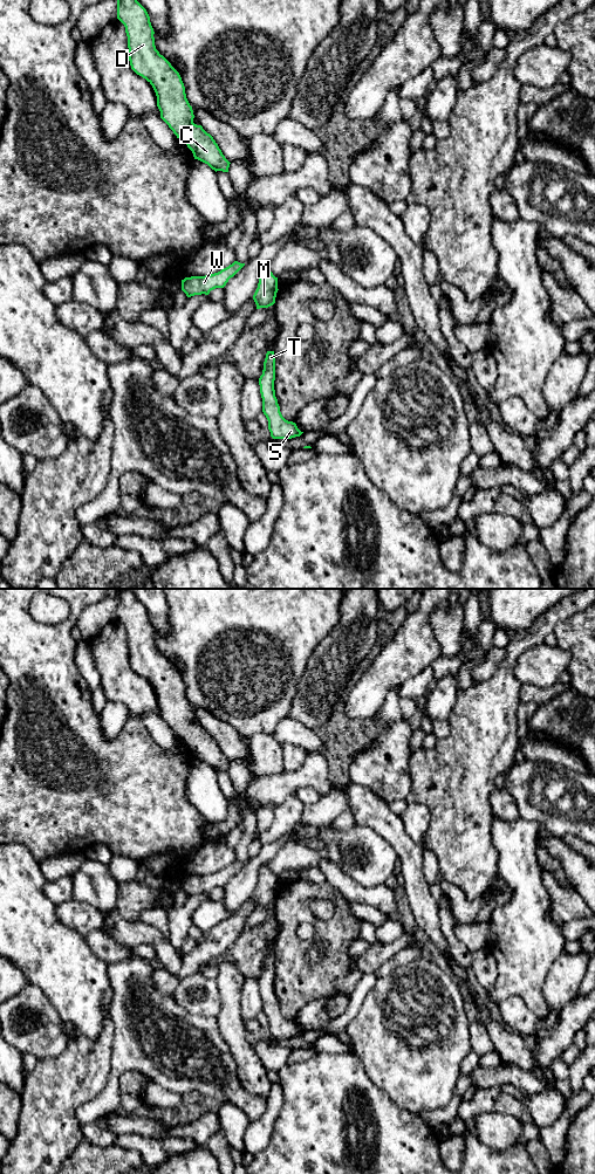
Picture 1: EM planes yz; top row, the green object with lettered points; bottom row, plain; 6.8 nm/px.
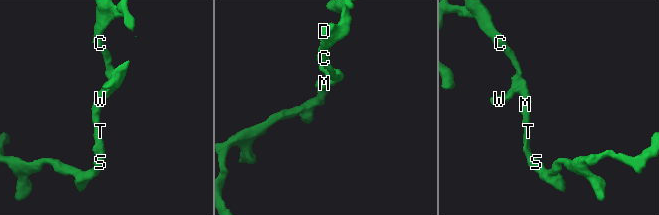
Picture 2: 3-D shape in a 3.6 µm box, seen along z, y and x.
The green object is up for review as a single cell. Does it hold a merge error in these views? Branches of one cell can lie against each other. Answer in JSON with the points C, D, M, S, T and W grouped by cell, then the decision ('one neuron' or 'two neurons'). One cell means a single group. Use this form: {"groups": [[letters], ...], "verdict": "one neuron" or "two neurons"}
{"groups": [["C", "D", "M", "S", "T", "W"]], "verdict": "one neuron"}

